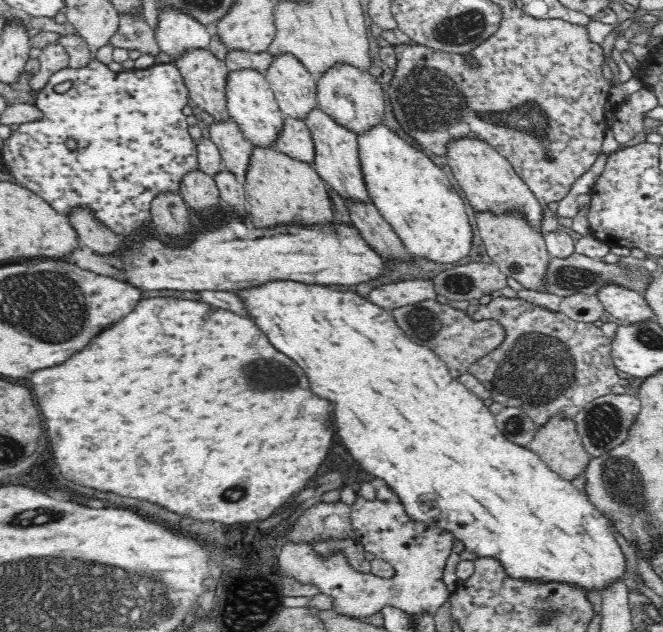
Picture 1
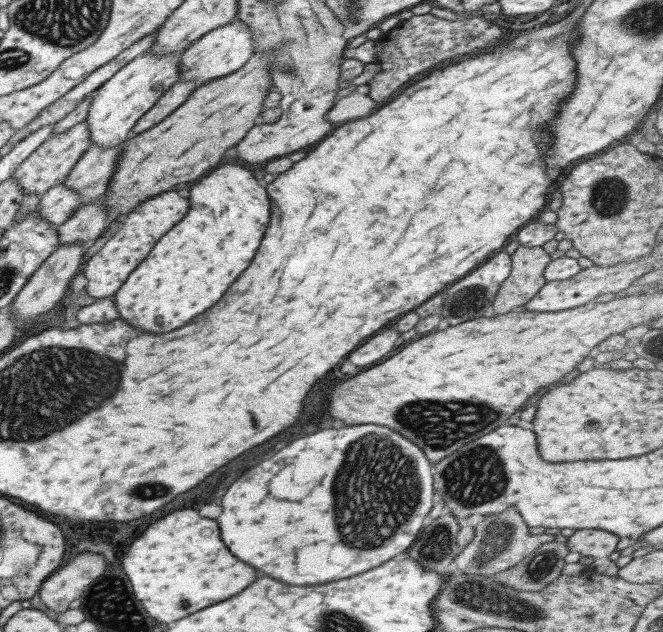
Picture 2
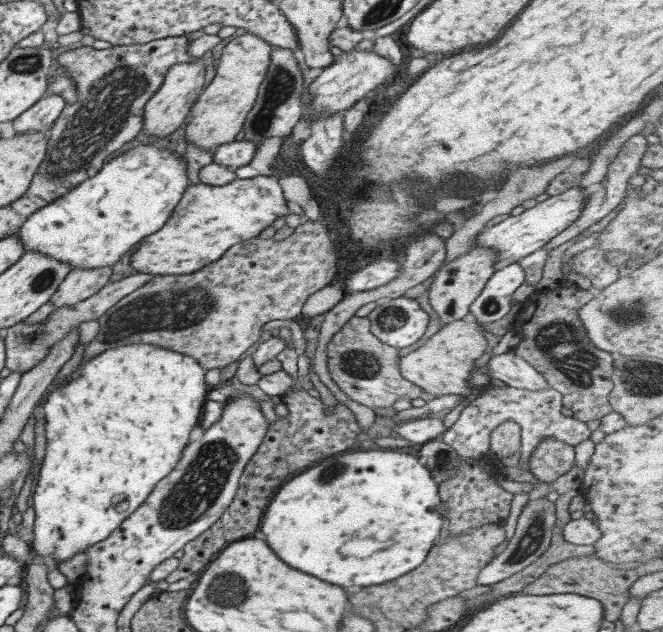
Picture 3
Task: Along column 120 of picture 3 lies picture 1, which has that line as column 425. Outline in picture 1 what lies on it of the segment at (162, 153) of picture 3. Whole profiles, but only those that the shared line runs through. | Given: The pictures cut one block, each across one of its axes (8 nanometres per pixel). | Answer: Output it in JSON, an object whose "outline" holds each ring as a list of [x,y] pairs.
{"outline":[[[382,123],[374,125],[363,133],[358,133],[357,141],[361,171],[371,202],[391,224],[409,254],[416,254],[440,263],[458,262],[464,258],[472,246],[472,226],[466,214],[466,204],[458,193],[452,192],[453,187],[450,186],[446,173],[424,152],[414,148],[412,144]]]}

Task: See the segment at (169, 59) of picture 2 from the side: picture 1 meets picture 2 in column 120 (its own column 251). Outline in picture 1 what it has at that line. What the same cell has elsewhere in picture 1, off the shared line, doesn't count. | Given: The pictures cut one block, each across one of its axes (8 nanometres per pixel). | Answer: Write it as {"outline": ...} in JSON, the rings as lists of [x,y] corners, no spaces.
{"outline":[[[254,69],[229,71],[225,91],[228,112],[248,142],[252,143],[252,146],[273,148],[274,141],[280,138],[284,130],[285,121],[267,78]]]}

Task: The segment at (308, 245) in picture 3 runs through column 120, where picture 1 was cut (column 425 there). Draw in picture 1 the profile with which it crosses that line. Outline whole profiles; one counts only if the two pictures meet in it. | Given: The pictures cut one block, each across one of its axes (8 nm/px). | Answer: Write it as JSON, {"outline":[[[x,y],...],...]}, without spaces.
{"outline":[[[434,300],[418,301],[416,305],[406,305],[392,309],[398,326],[412,342],[427,346],[447,364],[450,374],[456,380],[468,373],[469,367],[480,358],[504,342],[504,327],[496,319],[477,320],[468,316],[465,311],[454,309],[447,303]]]}

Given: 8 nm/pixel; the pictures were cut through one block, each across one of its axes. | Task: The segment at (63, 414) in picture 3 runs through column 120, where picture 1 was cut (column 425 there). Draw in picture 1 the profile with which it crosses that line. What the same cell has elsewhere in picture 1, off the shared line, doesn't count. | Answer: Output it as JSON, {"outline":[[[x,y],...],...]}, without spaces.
{"outline":[[[292,280],[268,281],[261,285],[254,285],[250,289],[240,289],[236,295],[244,303],[250,318],[256,322],[256,326],[260,326],[260,330],[270,338],[272,346],[284,352],[286,356],[290,356],[306,372],[312,392],[318,394],[320,398],[334,402],[336,434],[340,436],[344,446],[350,450],[350,454],[364,466],[363,469],[368,474],[382,478],[387,486],[395,491],[399,501],[405,506],[408,518],[412,521],[420,521],[424,523],[424,526],[446,529],[454,535],[455,540],[461,540],[465,544],[464,550],[474,552],[478,557],[498,559],[508,577],[534,578],[540,582],[542,580],[568,582],[568,584],[582,586],[586,590],[599,590],[600,593],[608,585],[623,580],[626,559],[608,527],[609,520],[593,506],[587,496],[582,495],[572,485],[571,481],[552,472],[539,455],[504,437],[497,428],[495,415],[484,405],[484,402],[453,378],[447,364],[432,349],[412,342],[398,326],[390,311],[372,304],[356,292],[344,292],[332,285],[312,285]]]}

